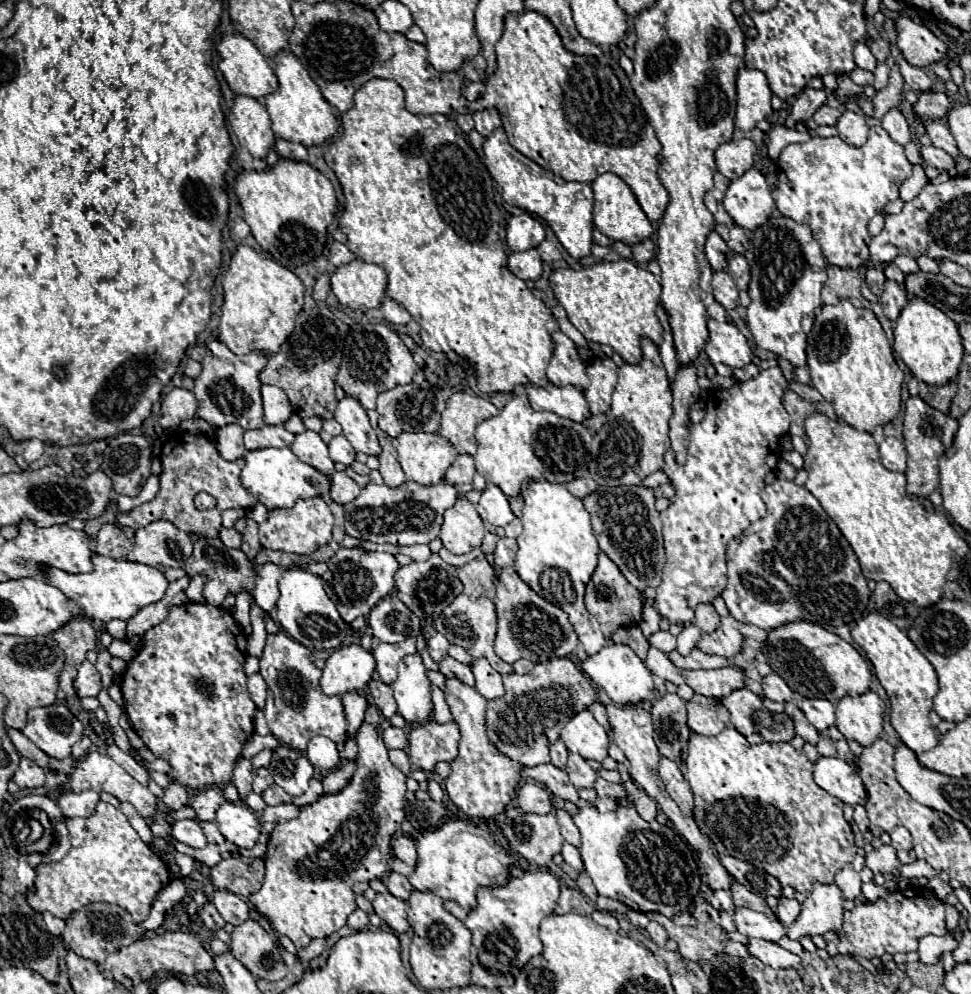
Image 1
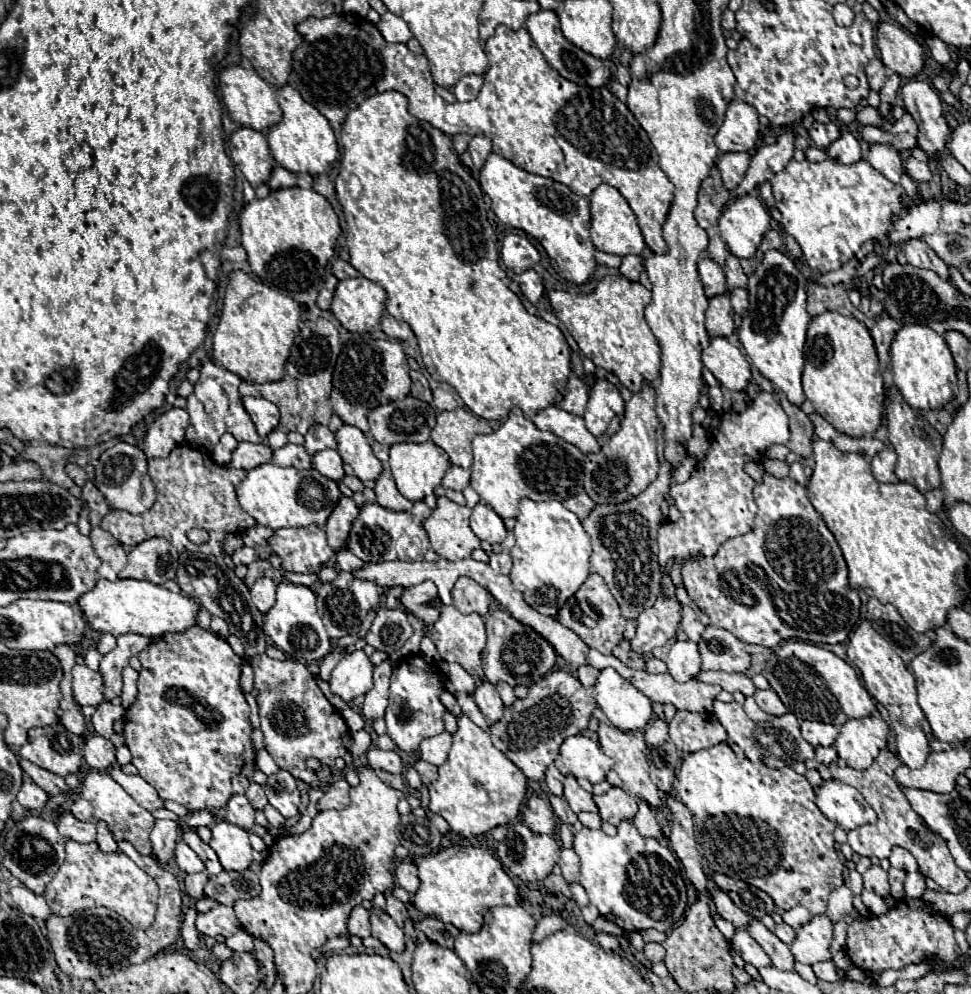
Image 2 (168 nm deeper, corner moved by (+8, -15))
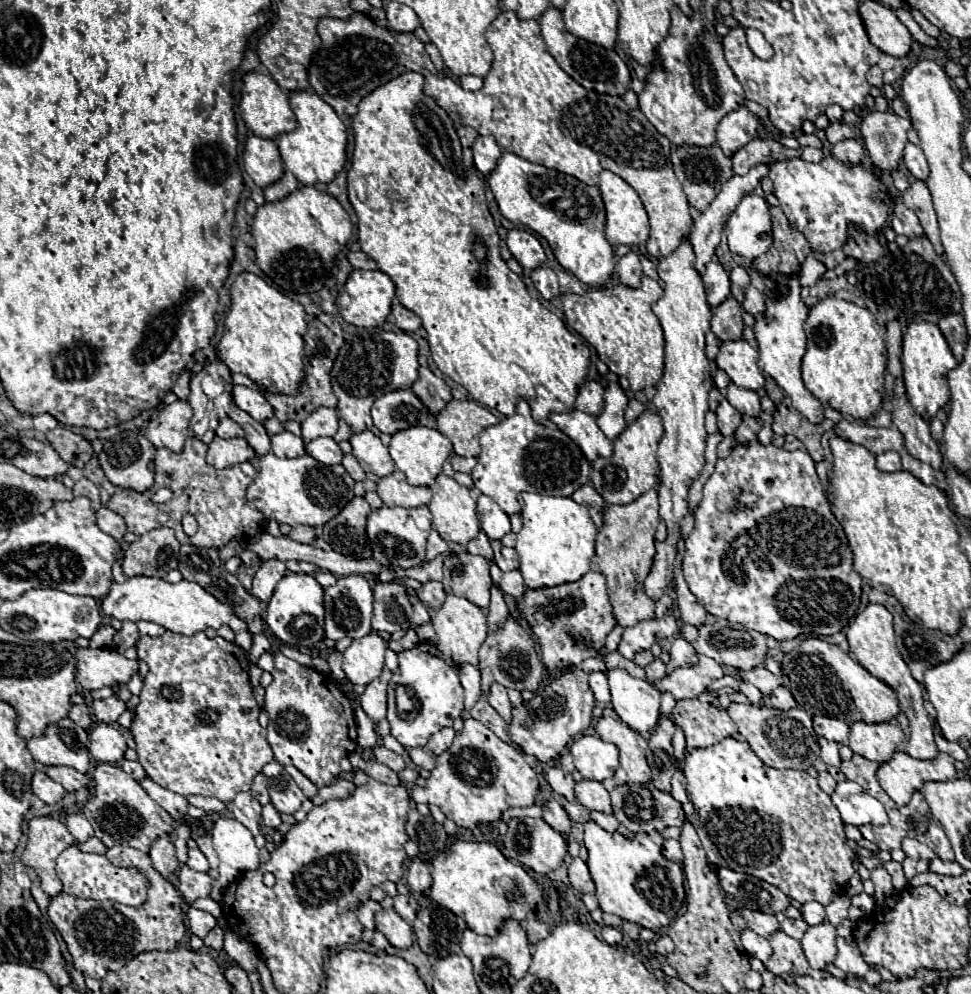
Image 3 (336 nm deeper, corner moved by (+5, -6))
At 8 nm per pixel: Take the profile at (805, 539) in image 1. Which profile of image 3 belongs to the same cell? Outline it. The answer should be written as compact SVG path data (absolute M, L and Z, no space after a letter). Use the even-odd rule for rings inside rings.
M758 440L738 444L728 458L716 462L702 494L702 502L694 512L694 530L688 536L682 570L692 594L706 612L776 640L792 640L802 634L836 634L856 616L862 578L852 566L846 534L830 510L828 492L820 484L814 460L806 450L788 452L774 444L764 446ZM740 492L756 494L756 504L740 508Z

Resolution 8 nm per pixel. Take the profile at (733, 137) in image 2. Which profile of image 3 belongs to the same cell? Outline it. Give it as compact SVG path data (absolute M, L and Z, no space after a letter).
M740 106L738 110L726 114L720 120L716 134L718 146L730 158L734 152L738 152L742 146L746 146L750 140L756 138L758 118L746 106Z

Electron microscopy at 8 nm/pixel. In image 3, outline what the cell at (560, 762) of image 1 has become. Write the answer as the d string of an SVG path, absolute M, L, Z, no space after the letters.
M546 768L546 780L550 782L552 790L564 796L568 802L574 802L574 778L572 774L564 772L562 768Z

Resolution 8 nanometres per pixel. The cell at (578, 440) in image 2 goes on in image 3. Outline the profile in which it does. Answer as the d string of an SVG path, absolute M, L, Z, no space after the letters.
M572 410L566 414L552 414L550 420L580 446L590 462L598 456L608 458L612 454L612 442L604 436L604 432L598 428L596 420L590 414Z

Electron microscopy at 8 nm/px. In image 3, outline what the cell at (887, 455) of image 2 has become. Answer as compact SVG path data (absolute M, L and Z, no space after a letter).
M882 452L876 456L876 466L882 470L882 472L896 472L896 470L902 470L902 464L900 464L900 454L898 452Z

